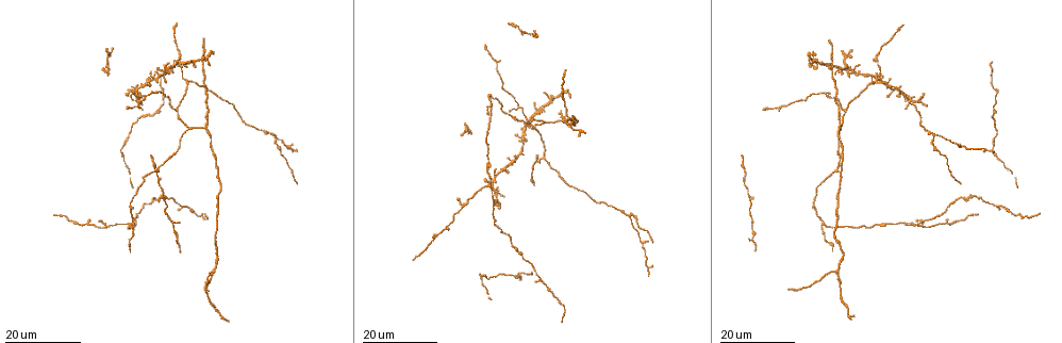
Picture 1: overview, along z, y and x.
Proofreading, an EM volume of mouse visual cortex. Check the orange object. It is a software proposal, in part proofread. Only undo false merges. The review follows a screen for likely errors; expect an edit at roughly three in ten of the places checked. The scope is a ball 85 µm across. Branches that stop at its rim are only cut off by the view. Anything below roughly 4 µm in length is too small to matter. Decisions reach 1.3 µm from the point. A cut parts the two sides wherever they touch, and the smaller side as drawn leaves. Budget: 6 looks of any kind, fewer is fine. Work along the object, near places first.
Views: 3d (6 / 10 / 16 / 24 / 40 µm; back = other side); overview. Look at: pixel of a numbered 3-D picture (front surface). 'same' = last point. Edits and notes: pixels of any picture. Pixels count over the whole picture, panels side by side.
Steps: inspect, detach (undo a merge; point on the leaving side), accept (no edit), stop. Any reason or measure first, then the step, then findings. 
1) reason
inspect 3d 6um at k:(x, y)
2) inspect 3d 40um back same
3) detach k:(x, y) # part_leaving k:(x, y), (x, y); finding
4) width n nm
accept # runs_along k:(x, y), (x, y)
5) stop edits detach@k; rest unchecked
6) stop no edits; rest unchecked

inspect 3d 24um at 1:(835, 273)

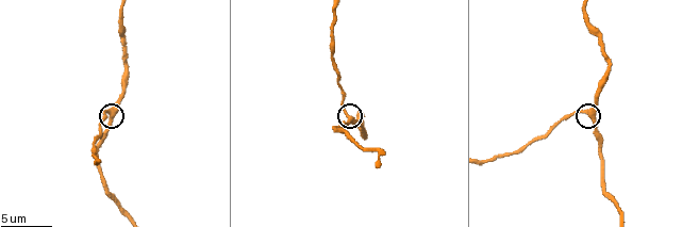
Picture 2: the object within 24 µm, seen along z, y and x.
zoom in
inspect 3d 10um at 2:(348, 114)

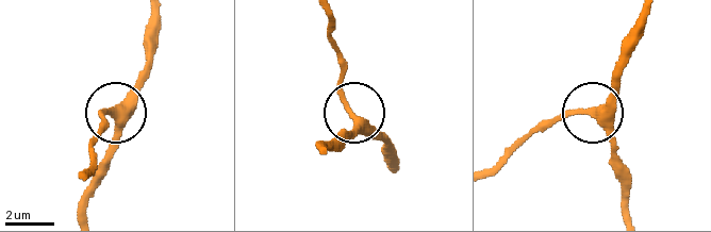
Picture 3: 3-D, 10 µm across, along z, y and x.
accept # runs_along 3:(644, 12), (643, 36), (614, 90), (590, 112), (530, 128); one cell here

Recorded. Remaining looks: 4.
three-way junction
inspect 3d 16um at 1:(187, 128)

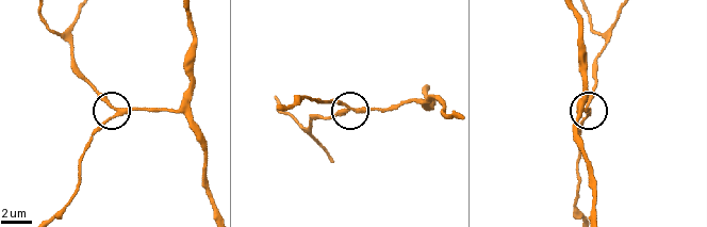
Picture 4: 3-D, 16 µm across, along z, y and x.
inspect 3d 6um at 4:(113, 106)

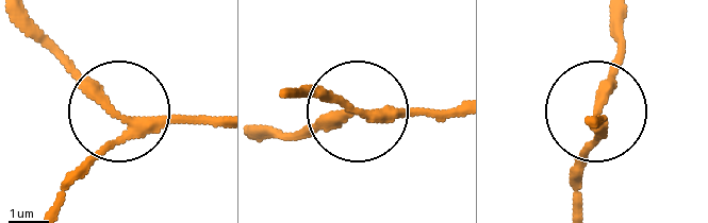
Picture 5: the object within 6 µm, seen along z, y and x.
from behind
inspect 3d 6um back at 5:(121, 118)

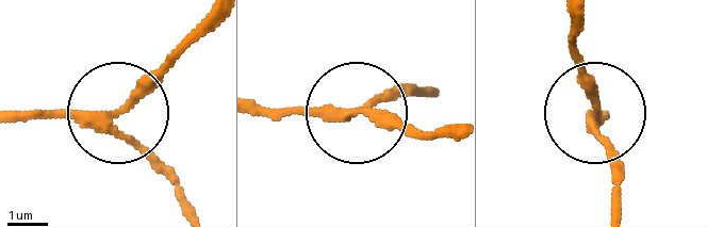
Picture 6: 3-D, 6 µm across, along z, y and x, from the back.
arms 3
accept # one cell here

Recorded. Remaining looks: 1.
stop no edits; rest unchecked

